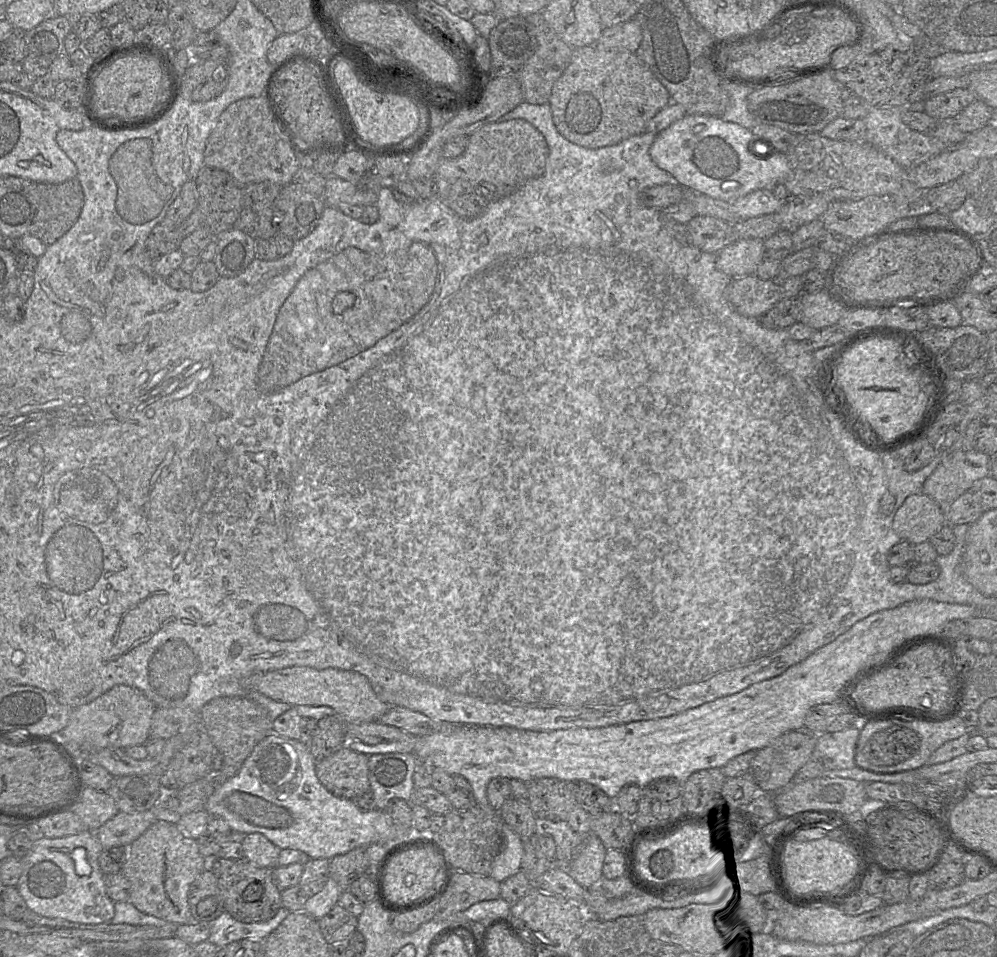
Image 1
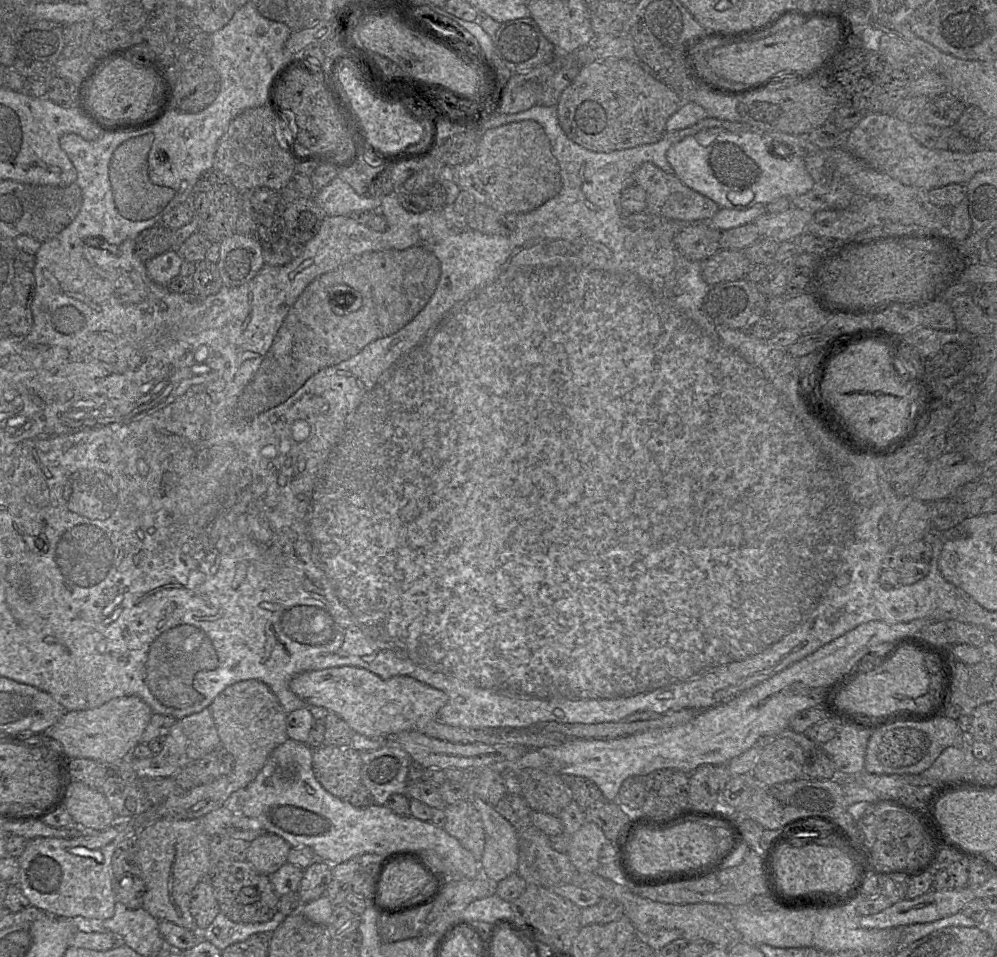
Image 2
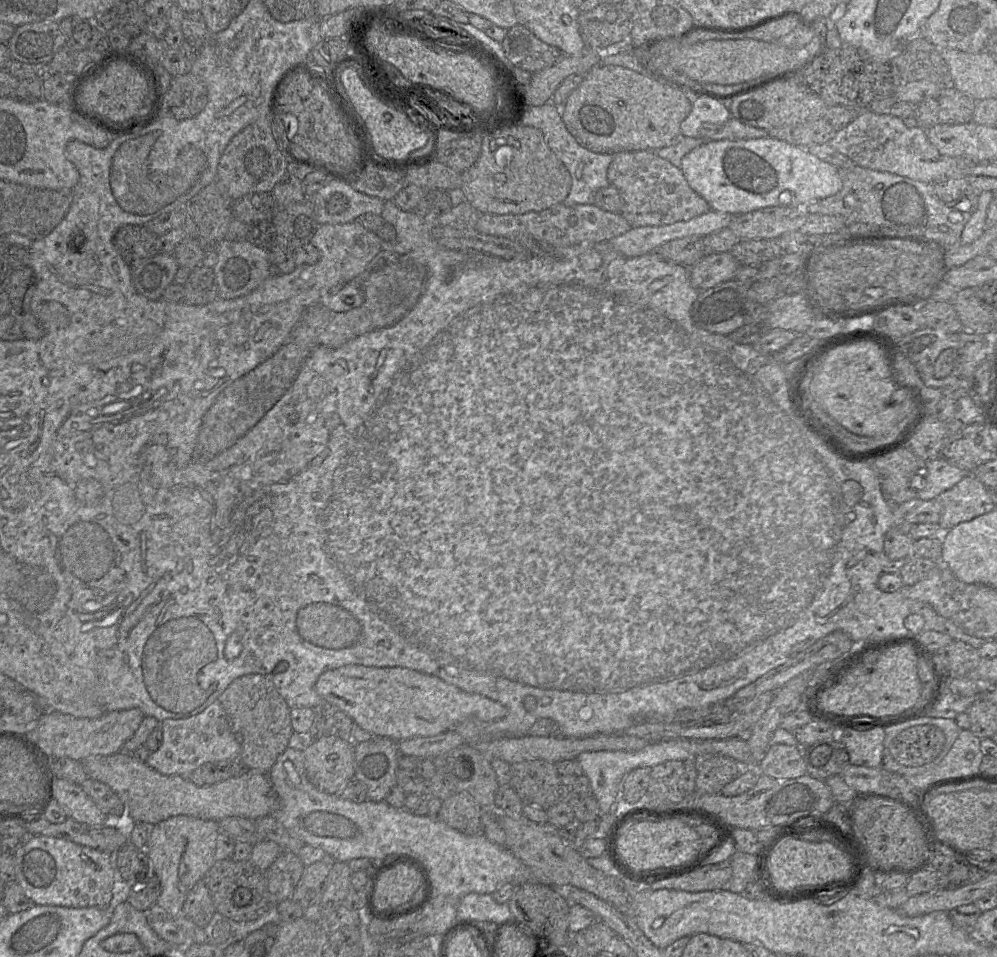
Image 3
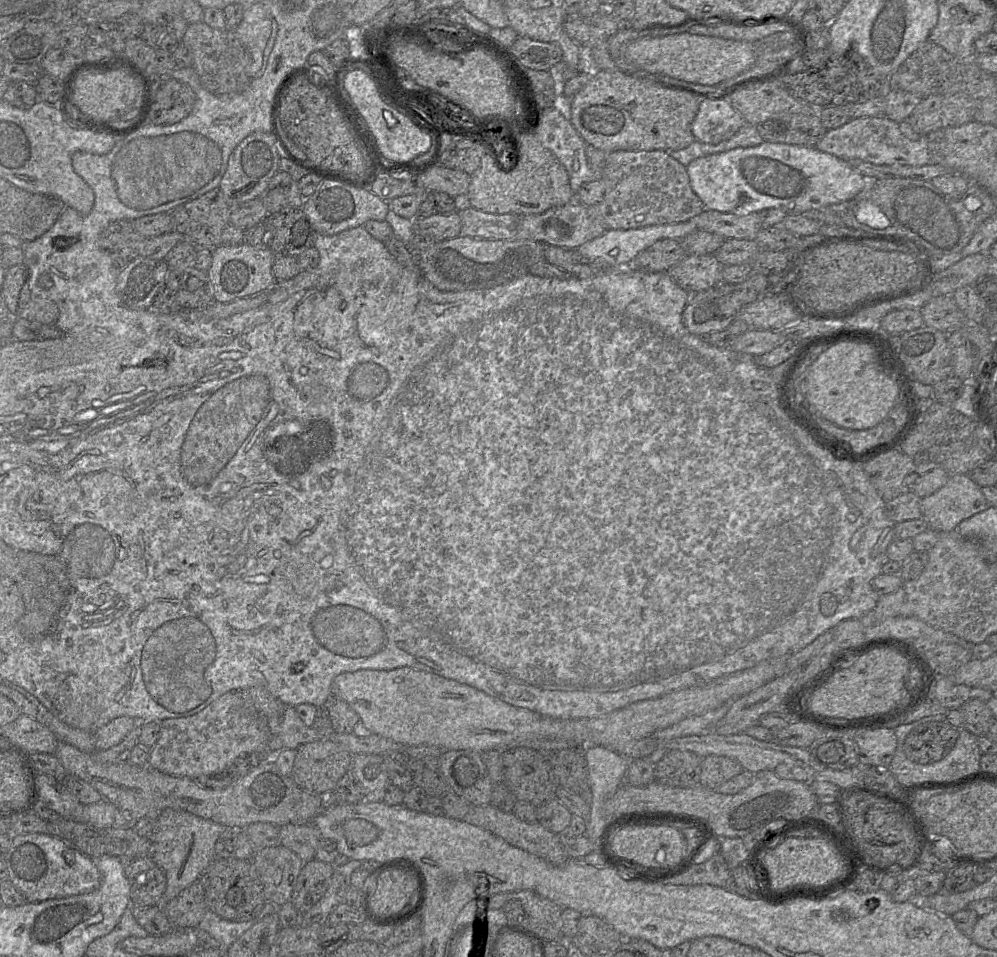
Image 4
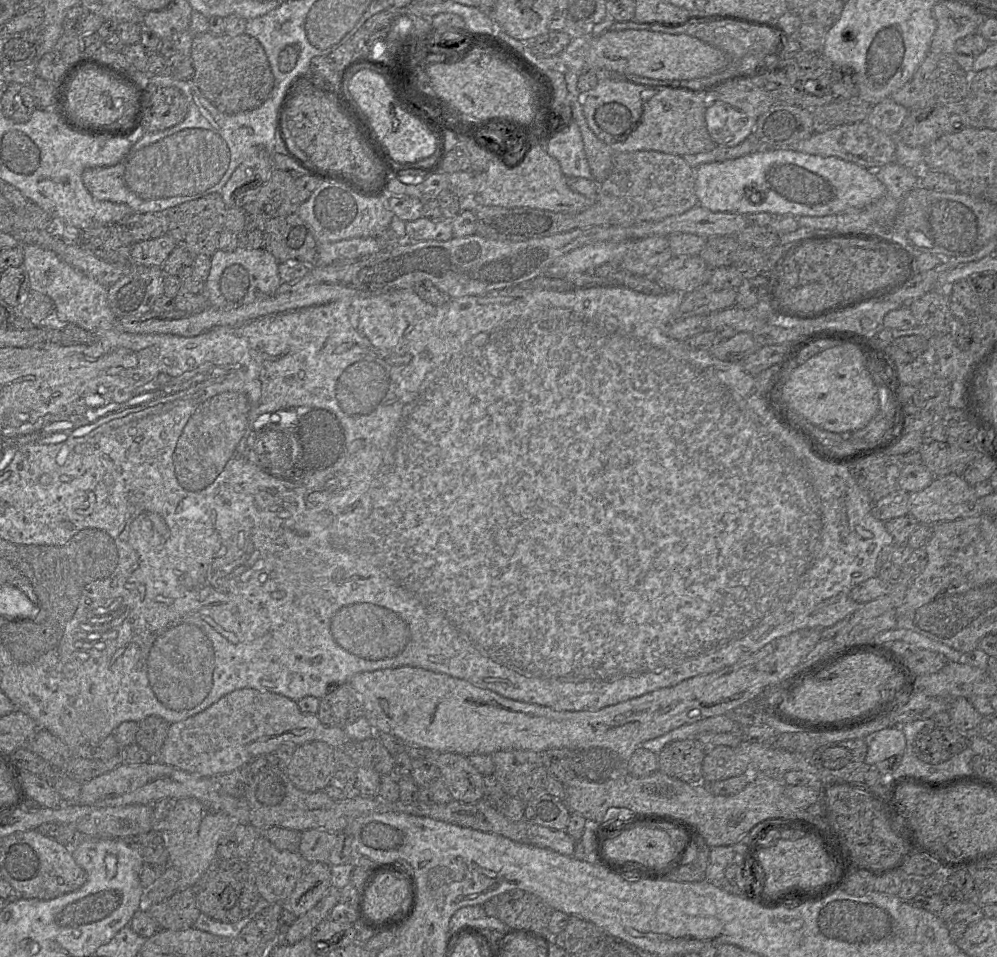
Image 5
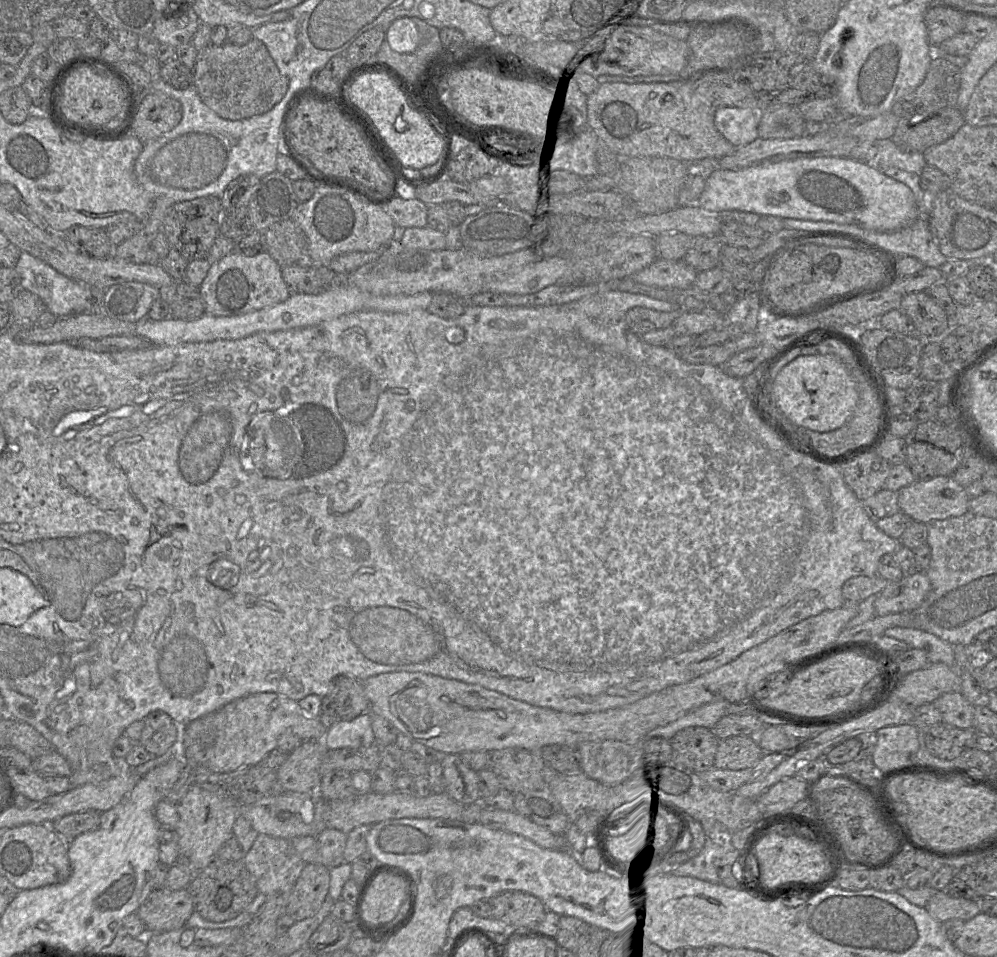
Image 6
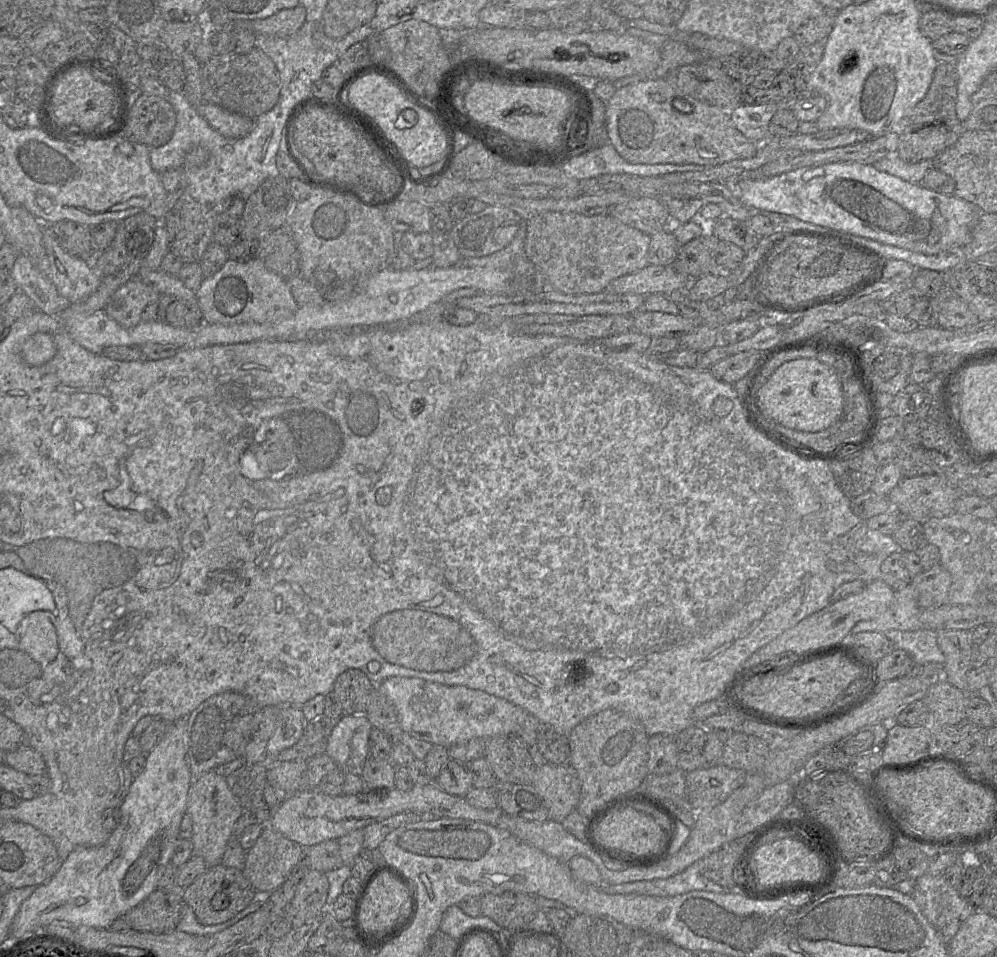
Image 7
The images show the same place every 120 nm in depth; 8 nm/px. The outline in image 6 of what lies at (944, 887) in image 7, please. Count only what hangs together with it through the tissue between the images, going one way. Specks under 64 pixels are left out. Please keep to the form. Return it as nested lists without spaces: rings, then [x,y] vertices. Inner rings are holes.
[[[945,891],[934,894],[925,908],[941,923],[951,919],[967,921],[981,912],[979,901],[953,897]]]

